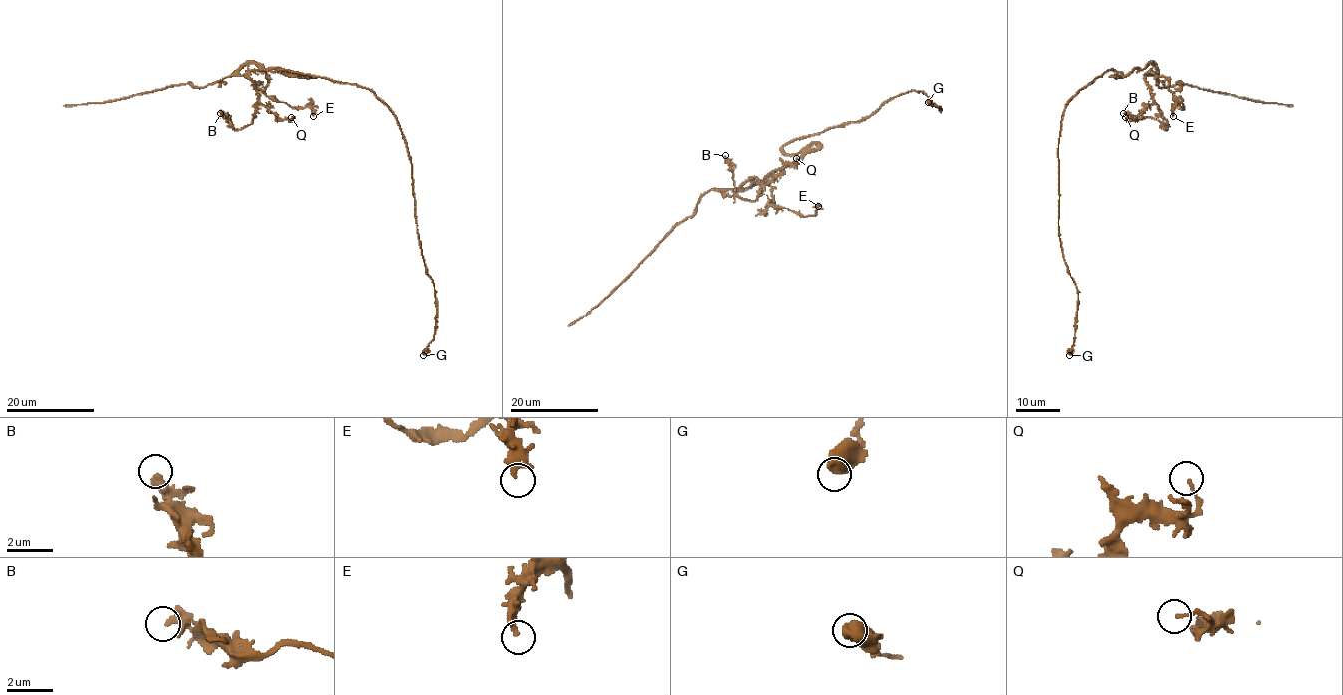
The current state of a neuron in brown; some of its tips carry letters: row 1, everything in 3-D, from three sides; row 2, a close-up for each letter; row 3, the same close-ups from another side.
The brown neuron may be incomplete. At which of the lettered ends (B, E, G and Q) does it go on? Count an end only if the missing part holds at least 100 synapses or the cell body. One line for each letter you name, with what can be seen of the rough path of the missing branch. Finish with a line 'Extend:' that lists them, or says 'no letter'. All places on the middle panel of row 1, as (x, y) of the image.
Extend: no letter

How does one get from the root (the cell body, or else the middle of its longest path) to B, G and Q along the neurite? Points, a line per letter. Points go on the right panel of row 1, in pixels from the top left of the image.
B: (1103, 75), (1107, 70), (1126, 75), (1152, 65), (1145, 80), (1168, 123), (1167, 128), (1157, 120), (1123, 113)
G: (1103, 75), (1082, 88), (1065, 108), (1058, 144), (1058, 233), (1067, 272), (1078, 294), (1075, 341), (1069, 355)
Q: (1103, 75), (1107, 70), (1126, 75), (1133, 69), (1152, 65), (1145, 79), (1152, 102), (1134, 119), (1125, 117)

